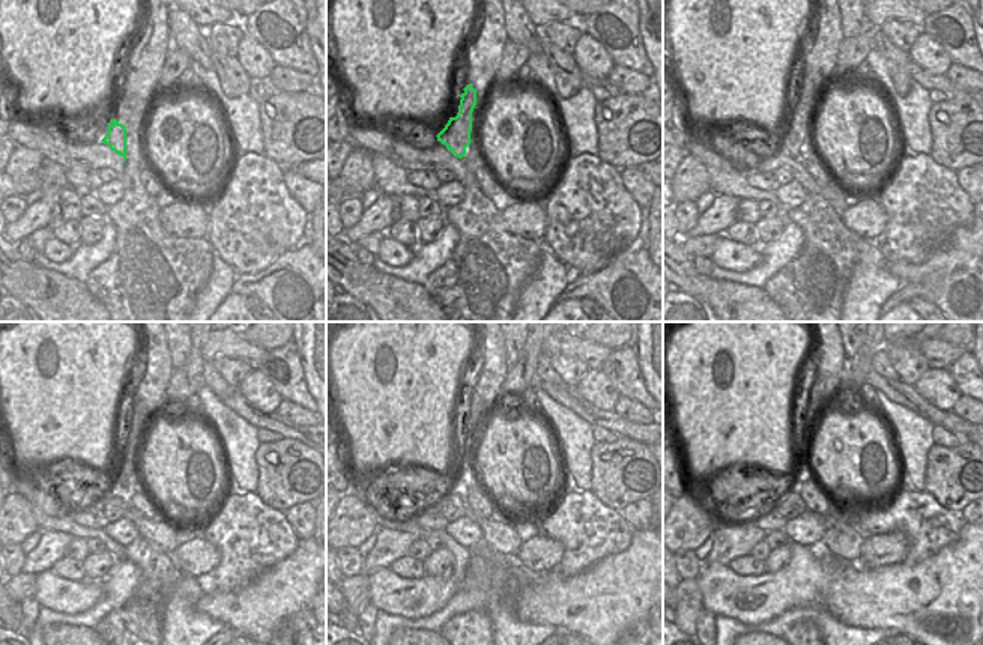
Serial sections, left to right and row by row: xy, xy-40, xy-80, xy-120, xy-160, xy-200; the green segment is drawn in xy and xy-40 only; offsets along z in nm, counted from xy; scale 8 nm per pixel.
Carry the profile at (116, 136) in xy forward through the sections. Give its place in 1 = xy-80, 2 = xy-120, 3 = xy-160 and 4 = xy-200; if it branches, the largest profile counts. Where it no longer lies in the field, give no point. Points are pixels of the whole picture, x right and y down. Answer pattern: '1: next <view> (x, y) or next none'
1: next xy-80 (797, 131)
2: next xy-120 (127, 456)
3: next xy-160 (475, 402)
4: next xy-200 (821, 387)

